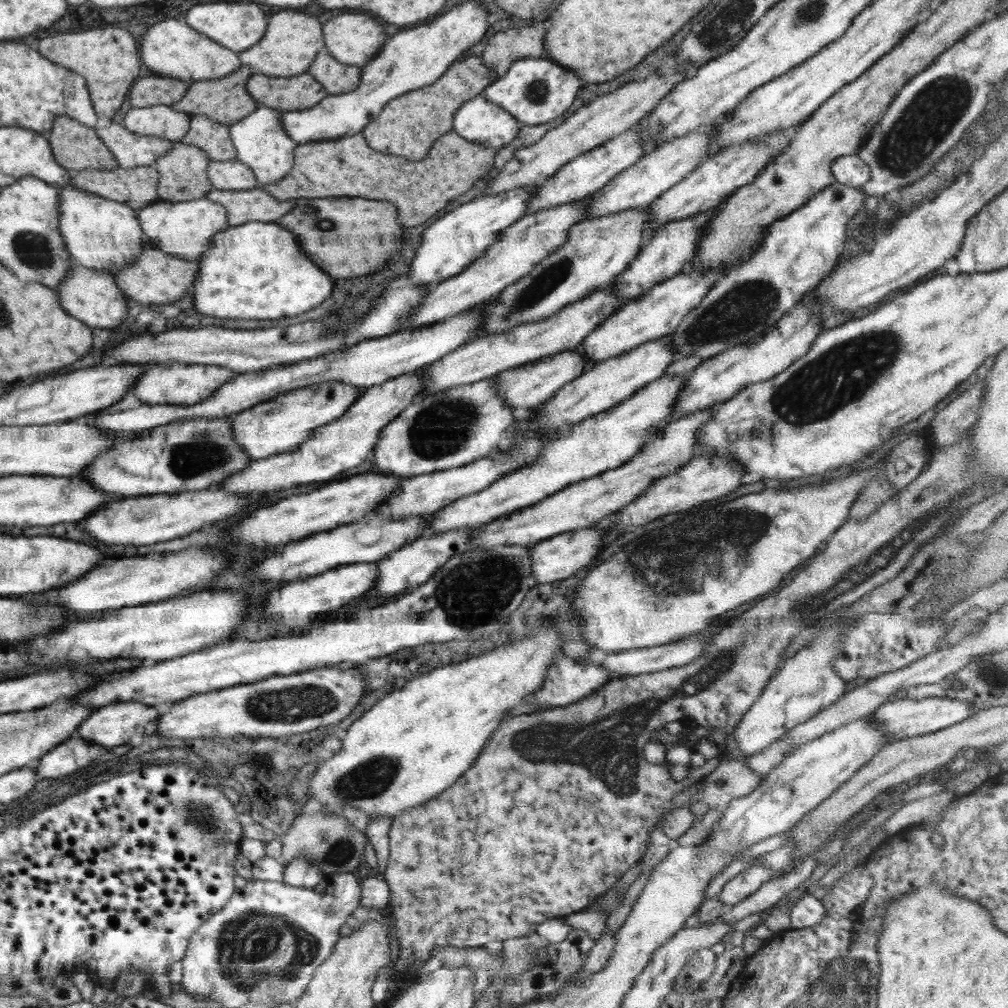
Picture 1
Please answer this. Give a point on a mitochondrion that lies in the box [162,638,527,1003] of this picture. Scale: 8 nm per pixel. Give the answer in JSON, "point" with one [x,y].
{"point":[259,932]}

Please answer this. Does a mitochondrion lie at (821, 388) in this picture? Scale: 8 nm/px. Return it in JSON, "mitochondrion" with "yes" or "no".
{"mitochondrion":"yes"}

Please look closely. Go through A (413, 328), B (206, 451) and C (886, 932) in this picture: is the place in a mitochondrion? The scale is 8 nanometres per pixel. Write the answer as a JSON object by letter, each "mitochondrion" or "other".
{"A":"other","B":"mitochondrion","C":"other"}

